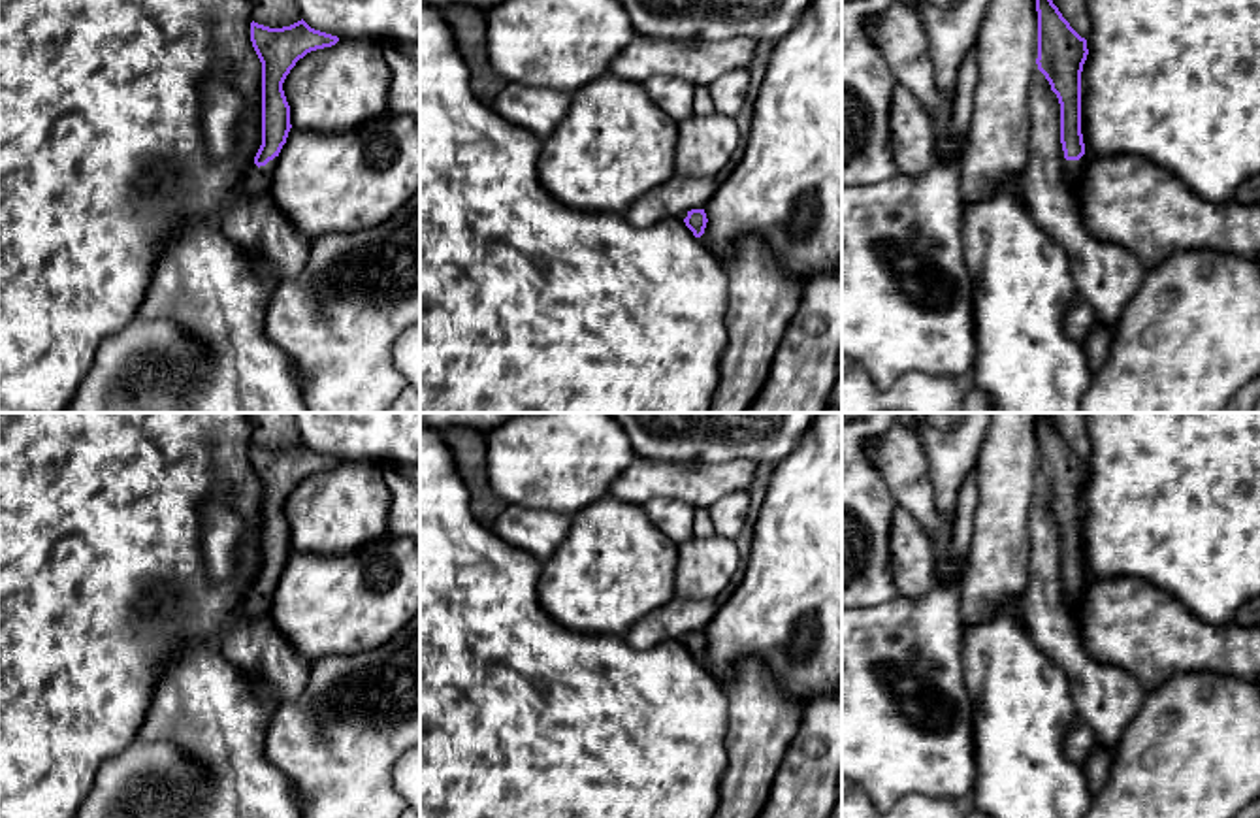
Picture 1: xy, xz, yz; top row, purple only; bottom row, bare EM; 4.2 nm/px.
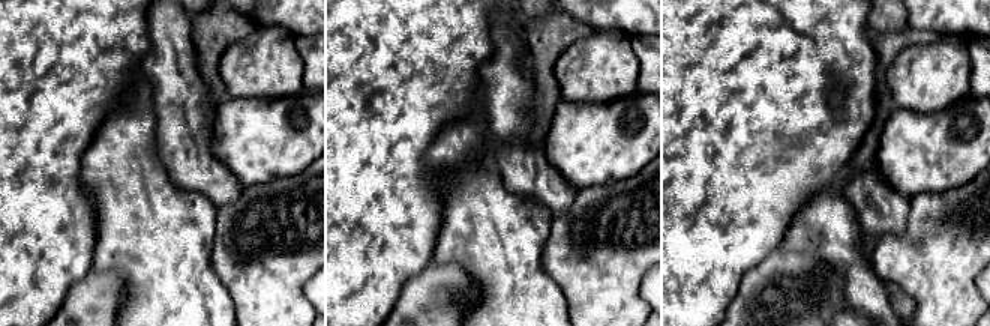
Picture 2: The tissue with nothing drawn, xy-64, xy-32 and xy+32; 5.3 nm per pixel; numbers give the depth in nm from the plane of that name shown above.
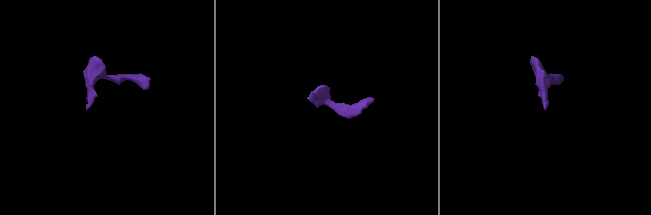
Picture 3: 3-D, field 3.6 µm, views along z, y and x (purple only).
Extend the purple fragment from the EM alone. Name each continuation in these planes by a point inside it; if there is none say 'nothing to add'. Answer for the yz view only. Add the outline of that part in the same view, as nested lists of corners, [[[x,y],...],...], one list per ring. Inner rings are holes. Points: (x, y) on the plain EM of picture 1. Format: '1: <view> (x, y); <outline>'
1: yz (1072, 592); [[[1060,571],[1060,582],[1062,582],[1062,597],[1066,607],[1068,609],[1077,607],[1083,599],[1087,577],[1083,577],[1079,582],[1066,582],[1064,573]]]

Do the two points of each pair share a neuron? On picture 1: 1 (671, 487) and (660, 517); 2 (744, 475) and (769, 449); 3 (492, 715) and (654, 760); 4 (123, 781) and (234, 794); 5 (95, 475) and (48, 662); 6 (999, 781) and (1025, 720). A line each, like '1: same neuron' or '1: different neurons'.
1: different neurons
2: different neurons
3: same neuron
4: different neurons
5: same neuron
6: same neuron

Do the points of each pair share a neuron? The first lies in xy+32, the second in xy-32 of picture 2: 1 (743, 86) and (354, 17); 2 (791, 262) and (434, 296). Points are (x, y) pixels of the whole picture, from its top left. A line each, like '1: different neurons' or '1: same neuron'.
1: same neuron
2: same neuron

